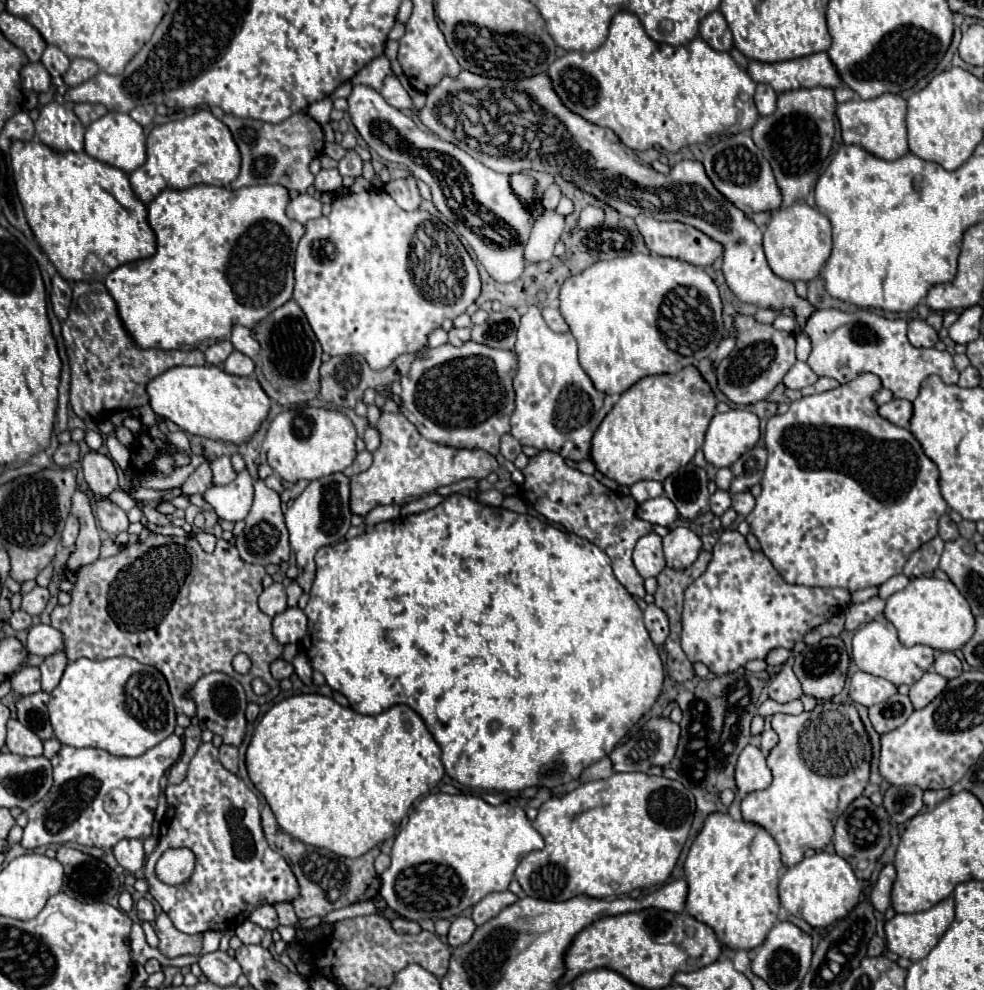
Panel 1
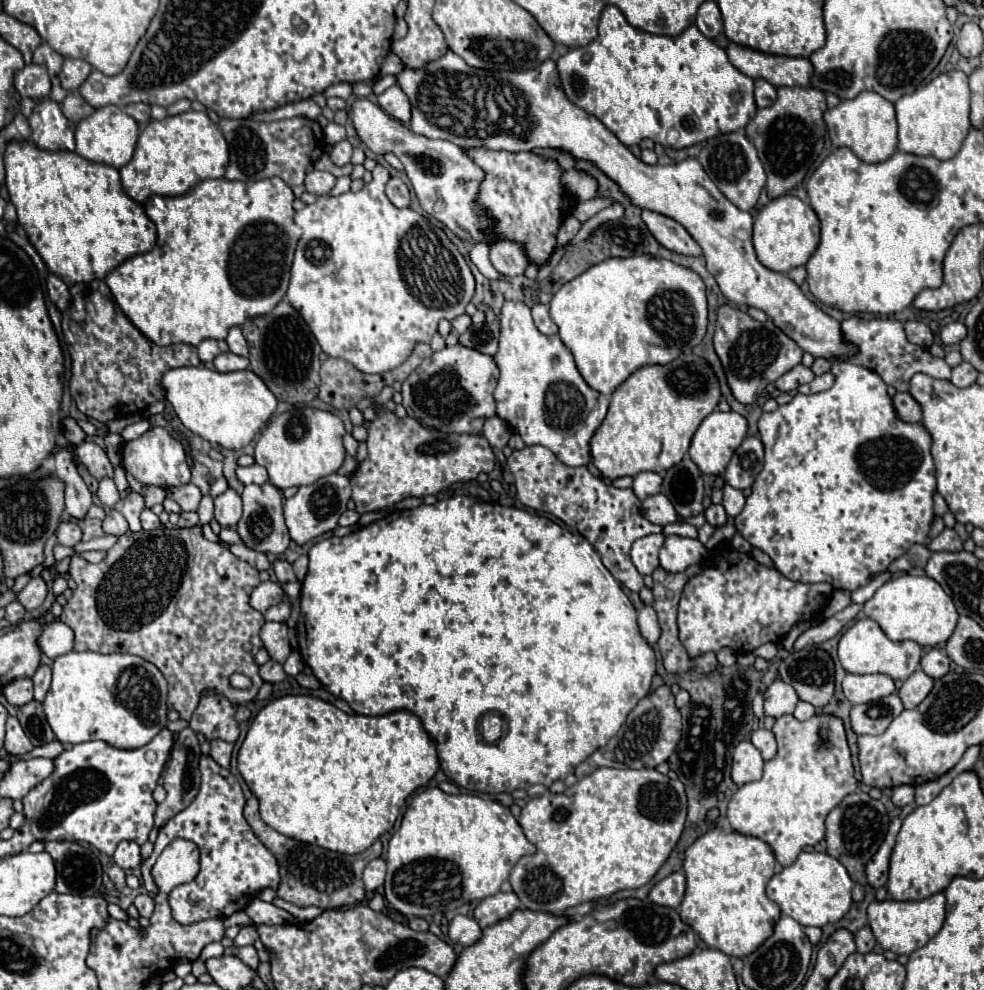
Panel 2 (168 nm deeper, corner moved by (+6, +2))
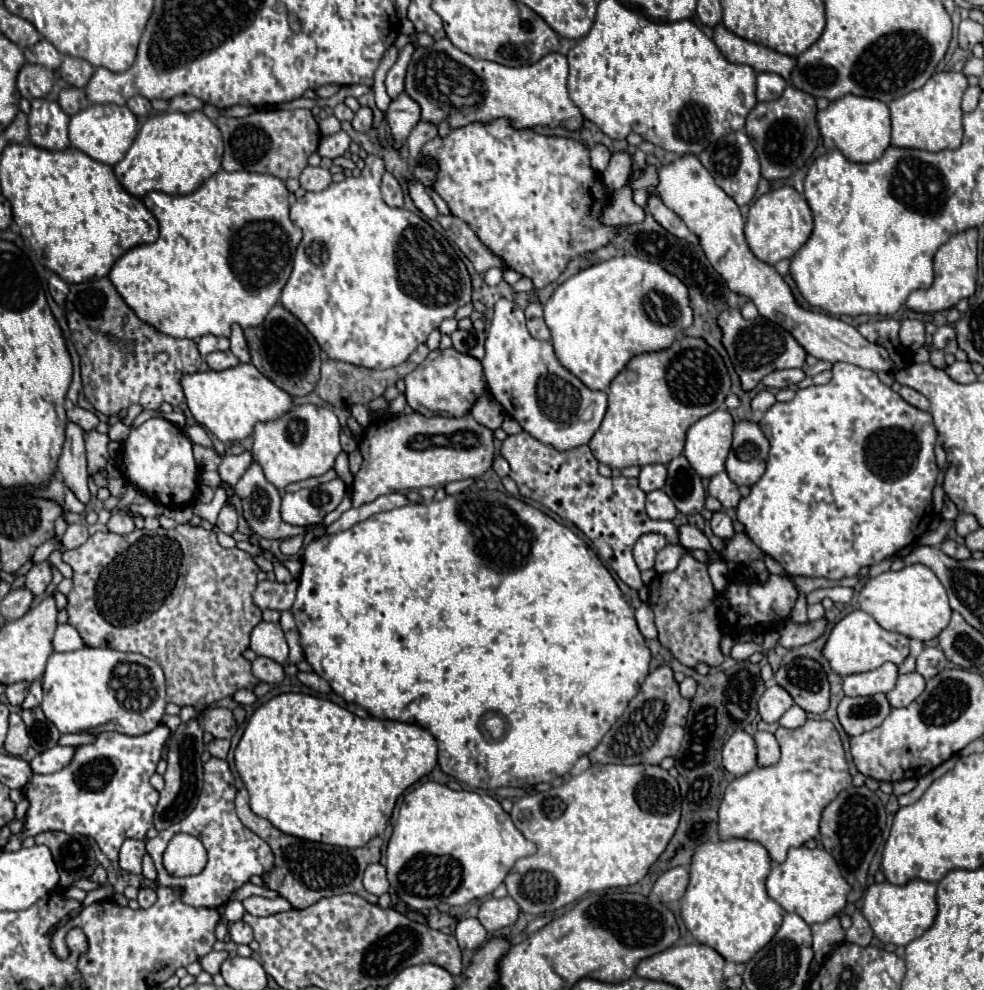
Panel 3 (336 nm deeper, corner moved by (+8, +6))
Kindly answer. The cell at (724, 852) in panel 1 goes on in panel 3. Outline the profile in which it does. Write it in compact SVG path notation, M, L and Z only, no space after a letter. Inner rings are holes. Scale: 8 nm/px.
M734 838L734 840L700 844L692 854L690 884L680 900L682 920L690 930L690 934L698 942L714 948L728 962L748 962L760 948L764 948L764 944L768 944L768 940L772 940L772 936L782 924L784 910L780 908L778 902L774 902L766 894L766 886L764 886L770 868L772 868L772 860L768 856L768 850L760 842Z

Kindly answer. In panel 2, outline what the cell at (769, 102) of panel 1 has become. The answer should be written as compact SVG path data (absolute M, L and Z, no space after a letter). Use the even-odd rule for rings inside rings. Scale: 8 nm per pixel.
M758 78L754 96L756 96L756 106L758 108L766 108L766 106L774 104L774 100L776 100L776 86L772 86L768 80Z

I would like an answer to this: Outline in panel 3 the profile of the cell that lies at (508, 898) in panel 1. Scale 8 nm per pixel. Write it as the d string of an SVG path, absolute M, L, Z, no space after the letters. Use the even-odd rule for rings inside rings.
M510 896L488 898L478 910L478 920L492 934L492 932L498 932L498 930L514 924L518 918L518 912L520 912L520 908Z

